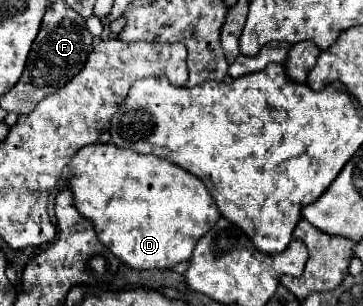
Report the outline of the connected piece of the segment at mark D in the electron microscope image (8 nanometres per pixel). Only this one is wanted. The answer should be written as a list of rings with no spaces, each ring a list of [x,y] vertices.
[[[91,143],[75,153],[67,173],[77,211],[93,223],[99,241],[133,269],[167,269],[181,261],[189,261],[199,237],[221,217],[201,179],[155,155],[141,155],[113,143]]]

